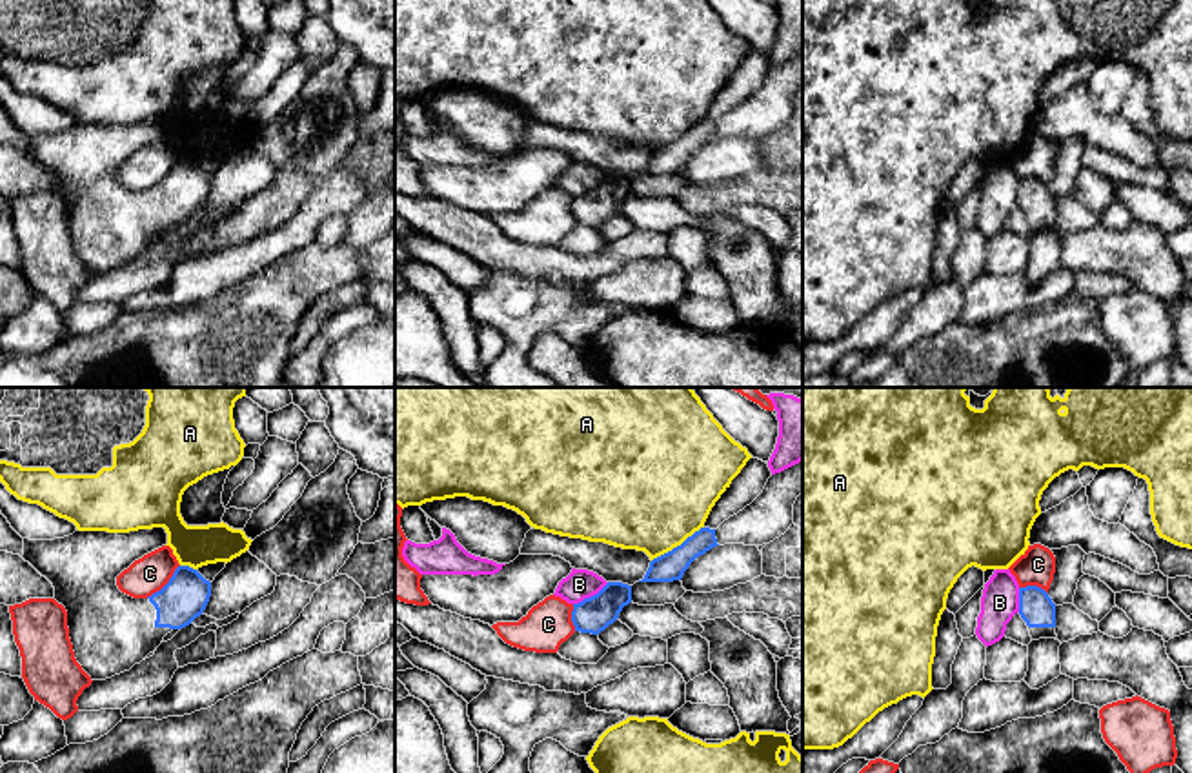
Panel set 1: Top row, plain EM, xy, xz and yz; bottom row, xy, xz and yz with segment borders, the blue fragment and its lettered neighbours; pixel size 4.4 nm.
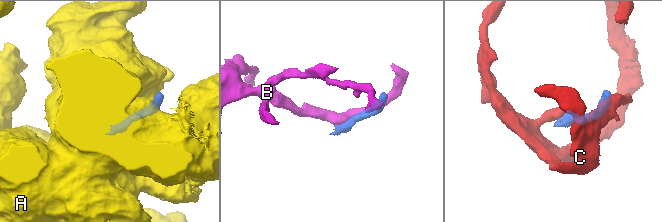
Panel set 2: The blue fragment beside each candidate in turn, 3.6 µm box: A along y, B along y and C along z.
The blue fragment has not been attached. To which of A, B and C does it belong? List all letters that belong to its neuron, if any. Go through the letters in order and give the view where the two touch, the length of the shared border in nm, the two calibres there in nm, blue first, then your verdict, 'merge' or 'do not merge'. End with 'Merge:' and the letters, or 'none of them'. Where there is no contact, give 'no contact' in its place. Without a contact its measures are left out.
A: contact in xz; length 280 nm; calibres 130 and 480 nm; do not merge
B: contact in xz; length 190 nm; calibres 160 and 140 nm; do not merge
C: contact in xy; length 220 nm; calibres 200 and 160 nm; do not merge
Merge: none of them

